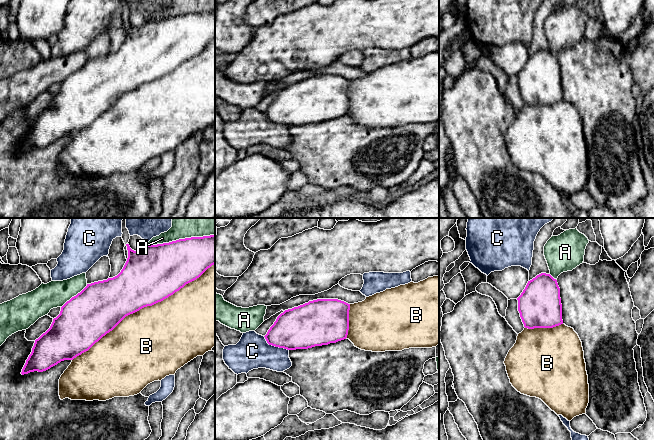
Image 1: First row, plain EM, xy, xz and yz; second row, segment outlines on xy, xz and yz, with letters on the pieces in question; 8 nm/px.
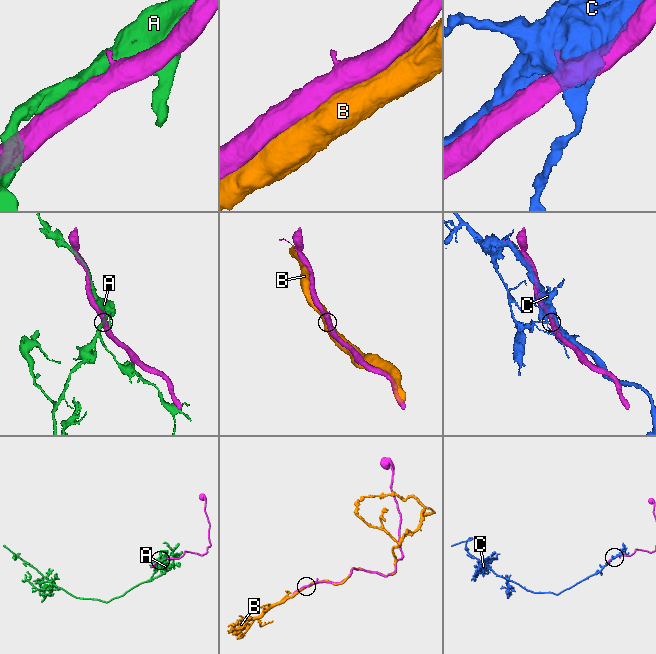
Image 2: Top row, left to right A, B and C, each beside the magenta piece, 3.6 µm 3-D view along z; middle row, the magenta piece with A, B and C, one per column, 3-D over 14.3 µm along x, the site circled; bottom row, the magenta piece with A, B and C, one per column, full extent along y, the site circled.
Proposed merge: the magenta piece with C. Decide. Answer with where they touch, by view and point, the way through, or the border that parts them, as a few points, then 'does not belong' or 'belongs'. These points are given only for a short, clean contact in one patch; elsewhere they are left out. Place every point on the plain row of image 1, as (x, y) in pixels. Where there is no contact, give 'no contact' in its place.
xz (275, 122) | does not belong

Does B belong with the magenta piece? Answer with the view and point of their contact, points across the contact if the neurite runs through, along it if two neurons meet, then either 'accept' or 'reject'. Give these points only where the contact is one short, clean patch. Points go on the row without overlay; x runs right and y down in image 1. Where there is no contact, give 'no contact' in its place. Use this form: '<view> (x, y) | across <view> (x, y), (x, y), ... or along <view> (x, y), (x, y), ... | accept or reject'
xy (143, 83) | accept

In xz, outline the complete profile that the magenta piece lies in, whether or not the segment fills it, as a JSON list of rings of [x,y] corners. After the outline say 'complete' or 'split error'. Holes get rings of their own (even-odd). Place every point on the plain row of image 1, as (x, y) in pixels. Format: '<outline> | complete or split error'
[[[317,75],[285,86],[264,112],[269,121],[287,126],[328,121],[347,114],[350,80]]] | complete

